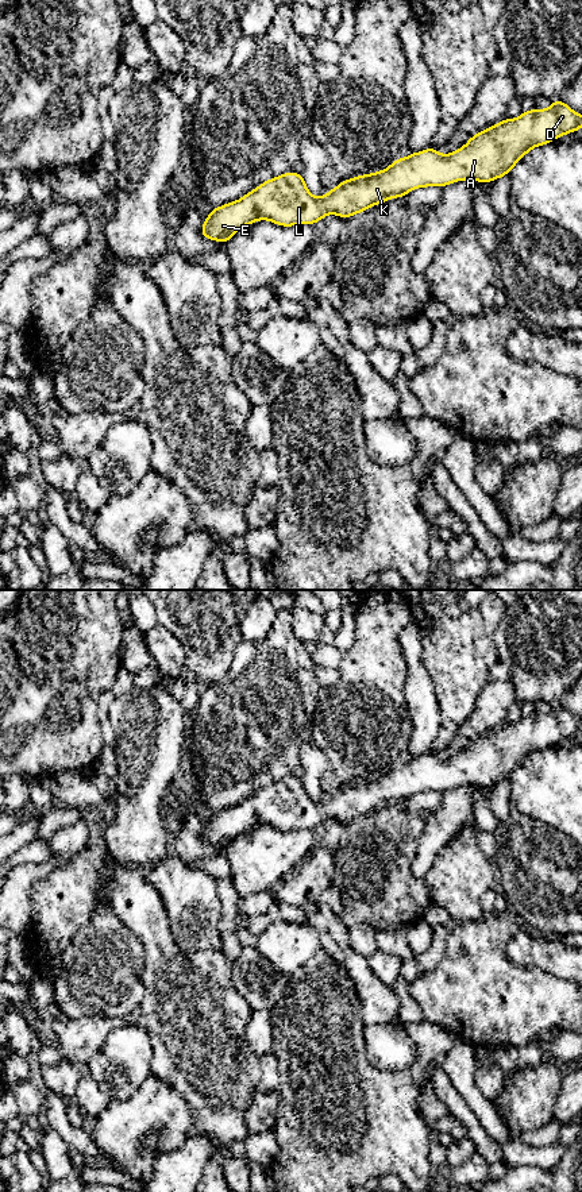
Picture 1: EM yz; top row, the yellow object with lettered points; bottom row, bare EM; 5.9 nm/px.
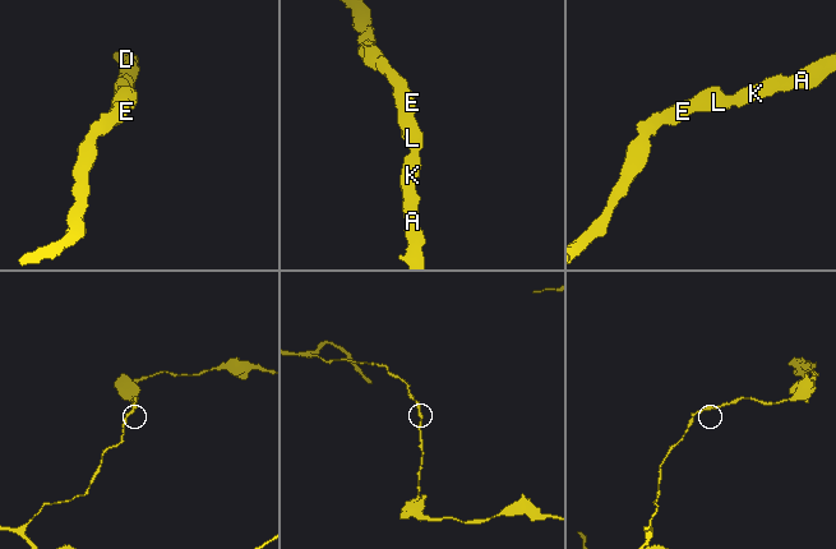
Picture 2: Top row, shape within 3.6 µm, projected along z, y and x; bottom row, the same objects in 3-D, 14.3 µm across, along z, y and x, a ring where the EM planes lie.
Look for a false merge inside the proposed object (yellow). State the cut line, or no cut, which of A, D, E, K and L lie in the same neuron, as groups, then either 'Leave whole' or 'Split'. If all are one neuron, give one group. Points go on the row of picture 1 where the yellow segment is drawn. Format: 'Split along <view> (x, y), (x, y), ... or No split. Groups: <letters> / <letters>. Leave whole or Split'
No split. Groups: A D E K L. Leave whole

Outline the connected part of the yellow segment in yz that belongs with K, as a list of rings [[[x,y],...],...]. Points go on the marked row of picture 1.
[[[556,99],[548,109],[532,108],[516,119],[504,119],[482,130],[477,135],[470,136],[463,147],[447,155],[428,147],[421,153],[412,153],[406,158],[397,158],[389,167],[378,173],[346,180],[321,197],[315,197],[309,193],[300,173],[288,171],[265,181],[234,202],[213,208],[201,227],[201,235],[209,240],[219,240],[226,244],[240,228],[258,220],[270,220],[282,227],[313,225],[328,213],[347,219],[389,198],[404,197],[416,188],[443,188],[463,180],[492,182],[509,174],[512,167],[533,147],[551,143],[564,134],[575,132],[579,128],[582,128],[582,115]]]

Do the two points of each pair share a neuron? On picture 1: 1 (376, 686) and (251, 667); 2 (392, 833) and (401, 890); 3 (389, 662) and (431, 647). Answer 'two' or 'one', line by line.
1: two
2: one
3: two

